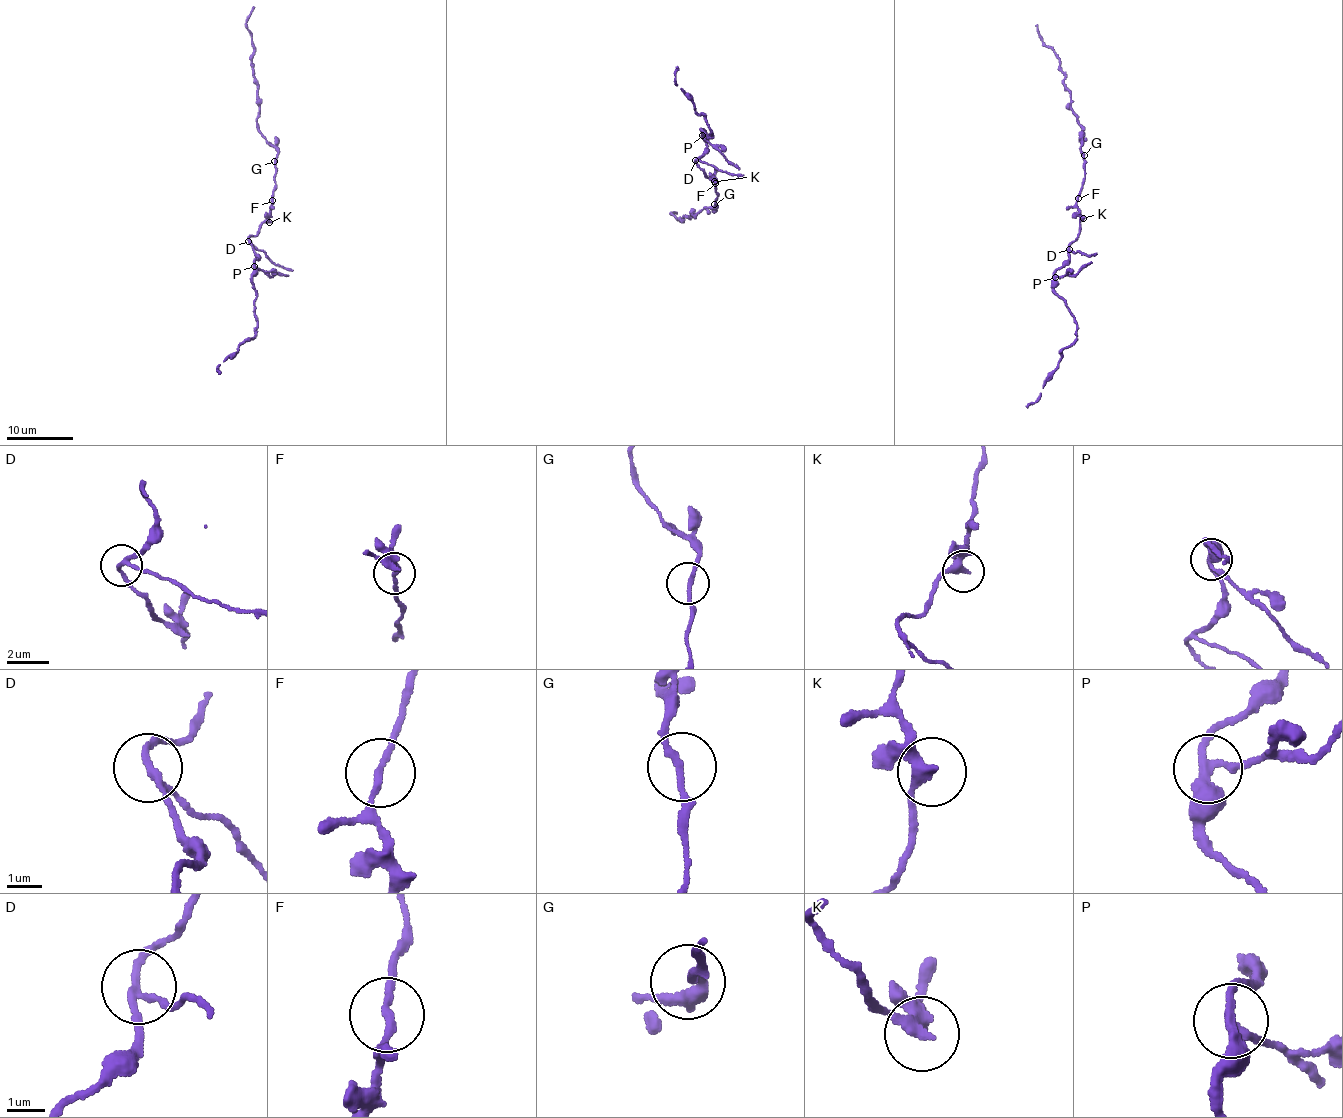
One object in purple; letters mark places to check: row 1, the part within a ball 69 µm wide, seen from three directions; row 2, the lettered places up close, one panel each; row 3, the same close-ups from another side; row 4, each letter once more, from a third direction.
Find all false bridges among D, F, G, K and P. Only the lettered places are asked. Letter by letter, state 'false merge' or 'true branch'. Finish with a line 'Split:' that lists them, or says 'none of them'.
D: false merge
F: true branch
G: true branch
K: true branch
P: false merge
Split: D, P

